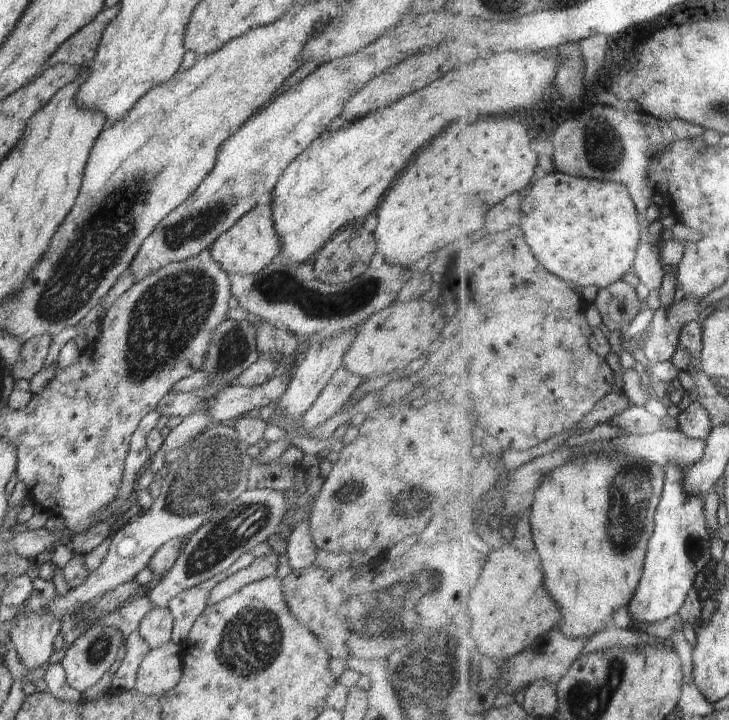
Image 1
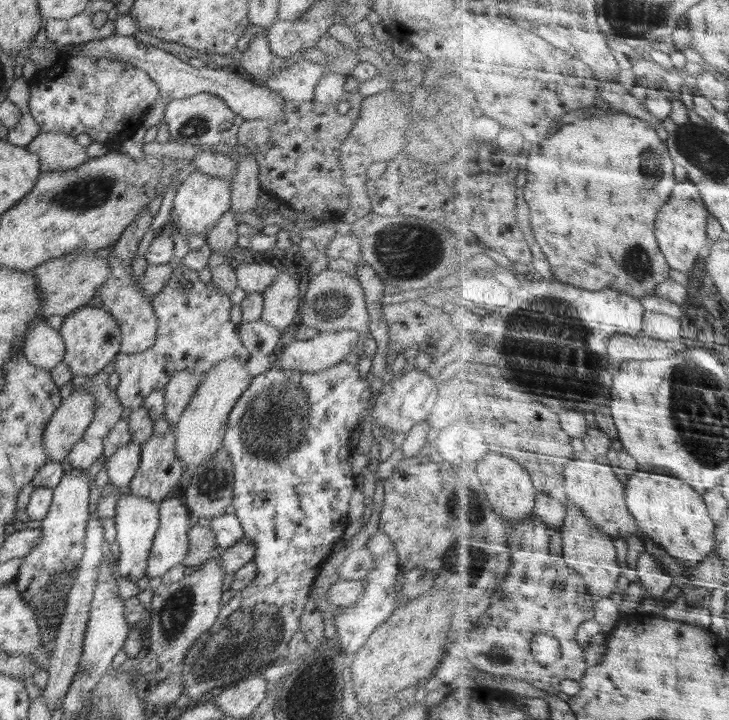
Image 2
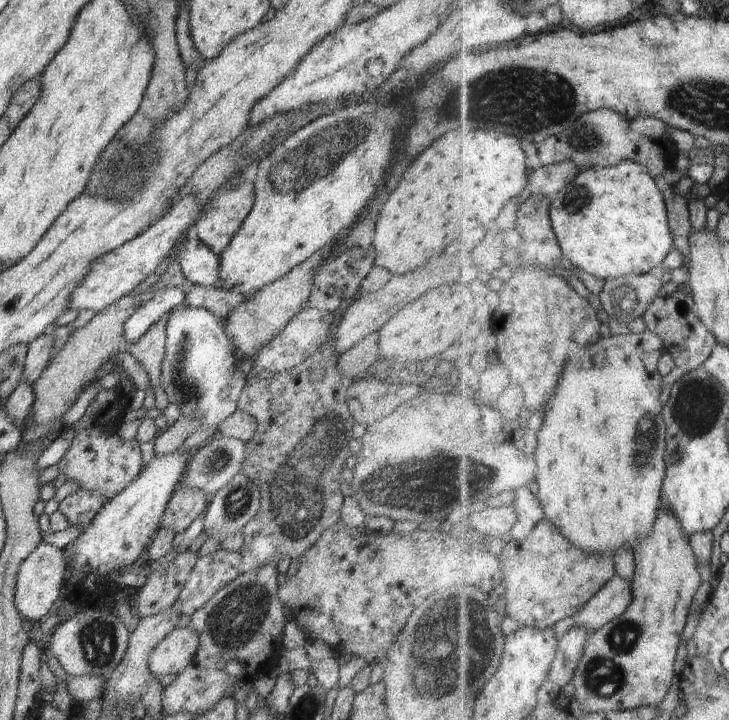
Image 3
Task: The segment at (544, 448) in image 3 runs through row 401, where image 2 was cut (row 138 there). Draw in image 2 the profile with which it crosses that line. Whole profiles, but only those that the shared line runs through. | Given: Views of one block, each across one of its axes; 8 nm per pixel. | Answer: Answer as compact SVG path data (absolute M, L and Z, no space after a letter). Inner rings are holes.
M596 111L586 120L574 121L572 124L568 124L566 128L564 126L558 128L553 131L548 142L534 146L534 152L530 154L530 172L526 172L526 175L528 181L525 187L525 198L529 206L532 206L530 217L533 232L549 262L554 278L586 290L606 290L611 287L614 290L622 290L624 294L635 295L639 299L646 298L650 294L657 294L656 290L659 286L672 278L670 277L672 274L671 263L668 262L667 256L663 253L659 237L656 234L656 222L659 221L659 214L662 212L663 206L671 201L675 186L681 179L681 173L675 164L675 159L672 158L667 140L660 138L658 130L651 123L624 112L614 111L609 114L602 114L602 112Z

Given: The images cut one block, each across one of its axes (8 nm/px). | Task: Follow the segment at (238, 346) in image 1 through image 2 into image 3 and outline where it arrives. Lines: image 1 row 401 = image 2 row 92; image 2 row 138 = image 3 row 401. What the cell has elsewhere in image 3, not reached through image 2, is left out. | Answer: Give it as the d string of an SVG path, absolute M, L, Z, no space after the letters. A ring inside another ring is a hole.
M188 305L168 315L165 353L161 366L161 385L169 402L180 408L181 416L190 415L201 418L202 426L199 430L219 426L238 409L238 399L248 376L242 373L235 356L236 353L232 350L231 340L225 333L222 320L209 310Z

